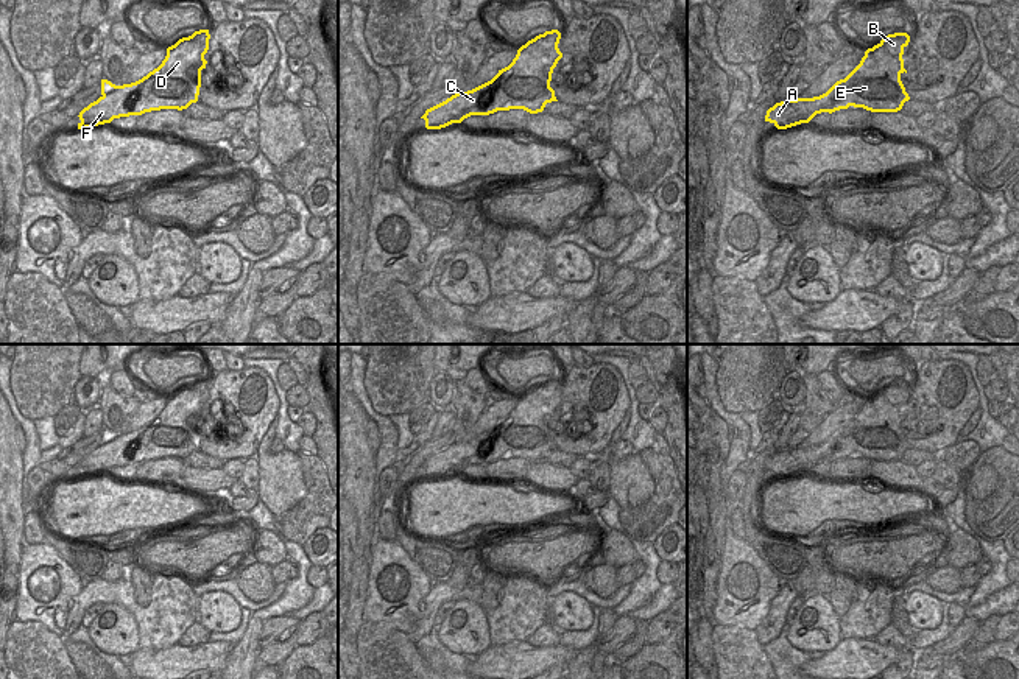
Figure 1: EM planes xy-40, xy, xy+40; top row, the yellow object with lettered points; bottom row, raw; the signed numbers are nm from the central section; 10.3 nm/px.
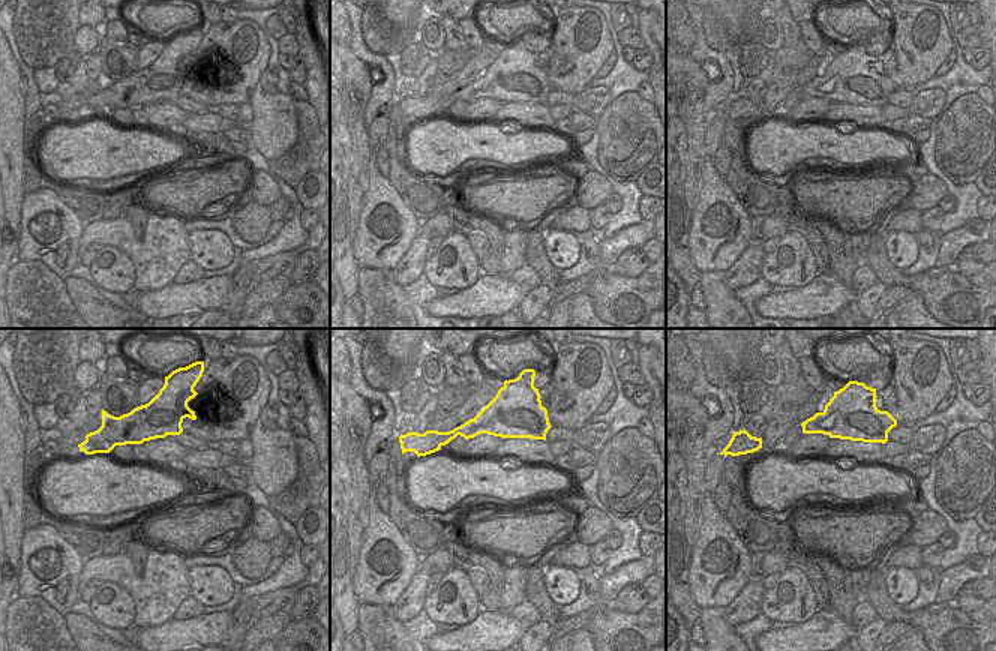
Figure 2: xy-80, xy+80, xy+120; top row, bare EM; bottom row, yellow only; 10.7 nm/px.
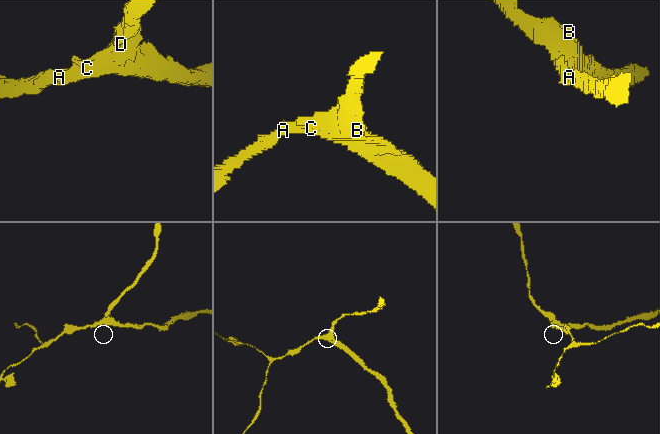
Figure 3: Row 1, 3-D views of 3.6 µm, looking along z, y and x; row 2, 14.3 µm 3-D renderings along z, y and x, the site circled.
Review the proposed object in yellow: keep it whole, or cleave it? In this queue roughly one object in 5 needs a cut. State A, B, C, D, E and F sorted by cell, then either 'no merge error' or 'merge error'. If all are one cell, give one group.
A B C D E F | no merge error

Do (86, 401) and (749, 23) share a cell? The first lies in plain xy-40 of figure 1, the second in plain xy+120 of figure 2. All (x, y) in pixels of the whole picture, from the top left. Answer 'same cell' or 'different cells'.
different cells

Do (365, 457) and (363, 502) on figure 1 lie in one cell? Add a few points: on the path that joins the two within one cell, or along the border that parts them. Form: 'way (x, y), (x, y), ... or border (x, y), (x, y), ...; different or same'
way (362, 467), (362, 491); same

